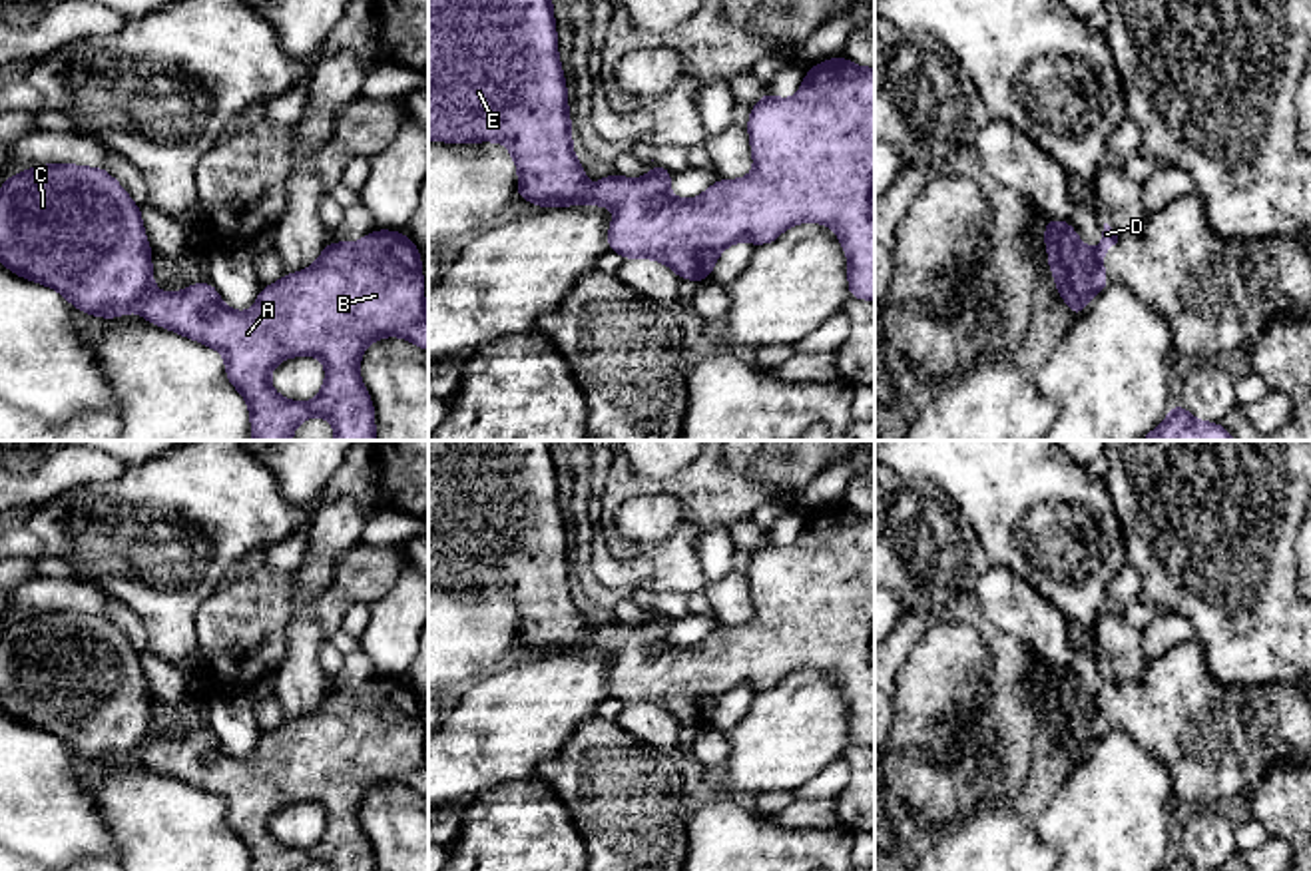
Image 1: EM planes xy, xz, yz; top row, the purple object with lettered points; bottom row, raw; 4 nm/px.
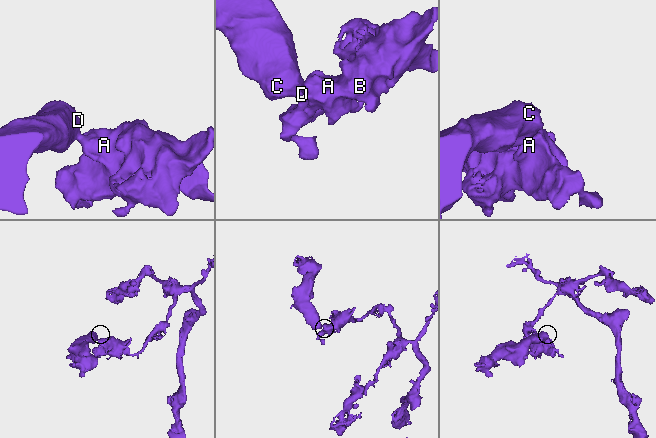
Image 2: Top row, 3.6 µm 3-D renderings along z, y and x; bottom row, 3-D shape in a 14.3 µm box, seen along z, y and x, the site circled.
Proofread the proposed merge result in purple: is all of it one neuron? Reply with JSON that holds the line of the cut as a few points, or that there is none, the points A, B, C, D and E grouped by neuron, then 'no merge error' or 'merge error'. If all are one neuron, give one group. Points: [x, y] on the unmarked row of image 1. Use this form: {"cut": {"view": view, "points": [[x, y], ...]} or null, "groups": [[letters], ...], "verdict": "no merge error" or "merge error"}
{"cut": {"view": "xy", "points": [[152, 736], [138, 754]]}, "groups": [["A", "B"], ["C", "D", "E"]], "verdict": "merge error"}

